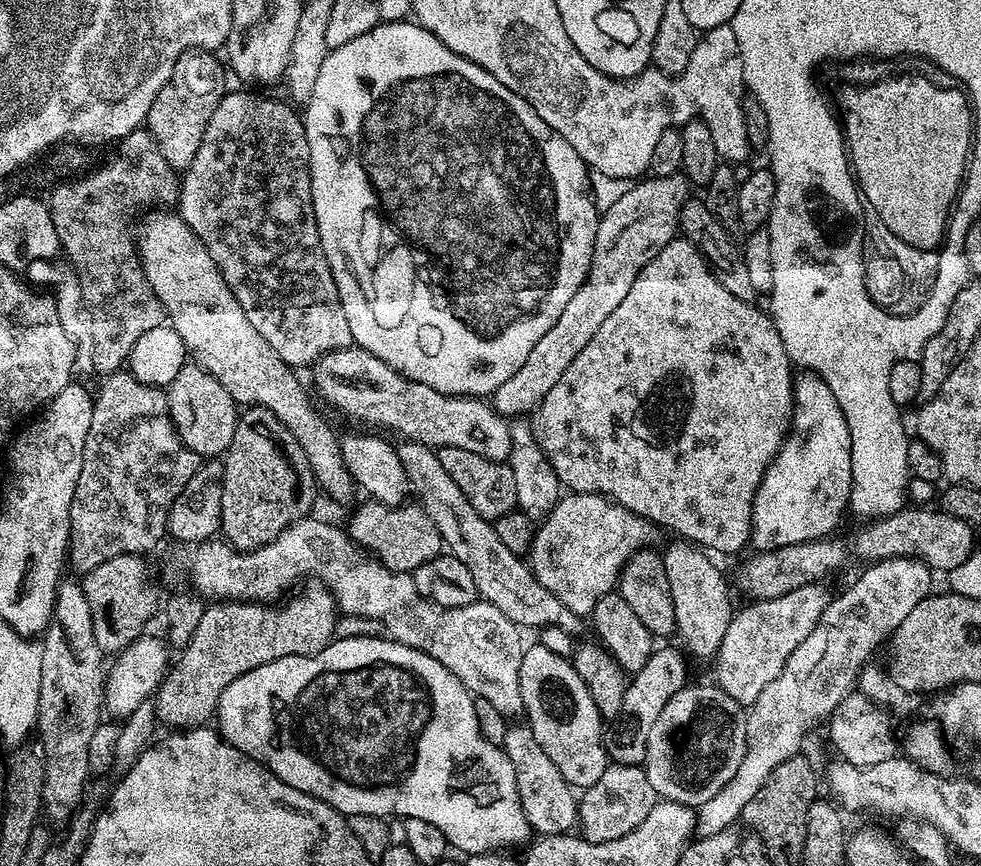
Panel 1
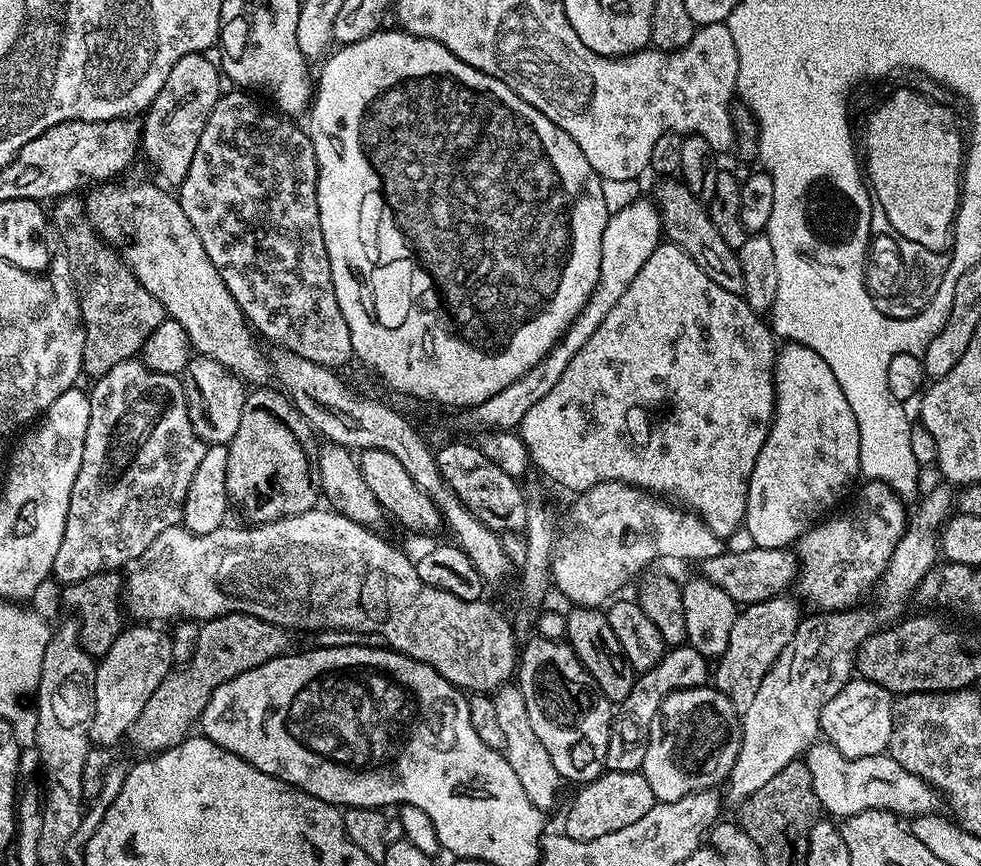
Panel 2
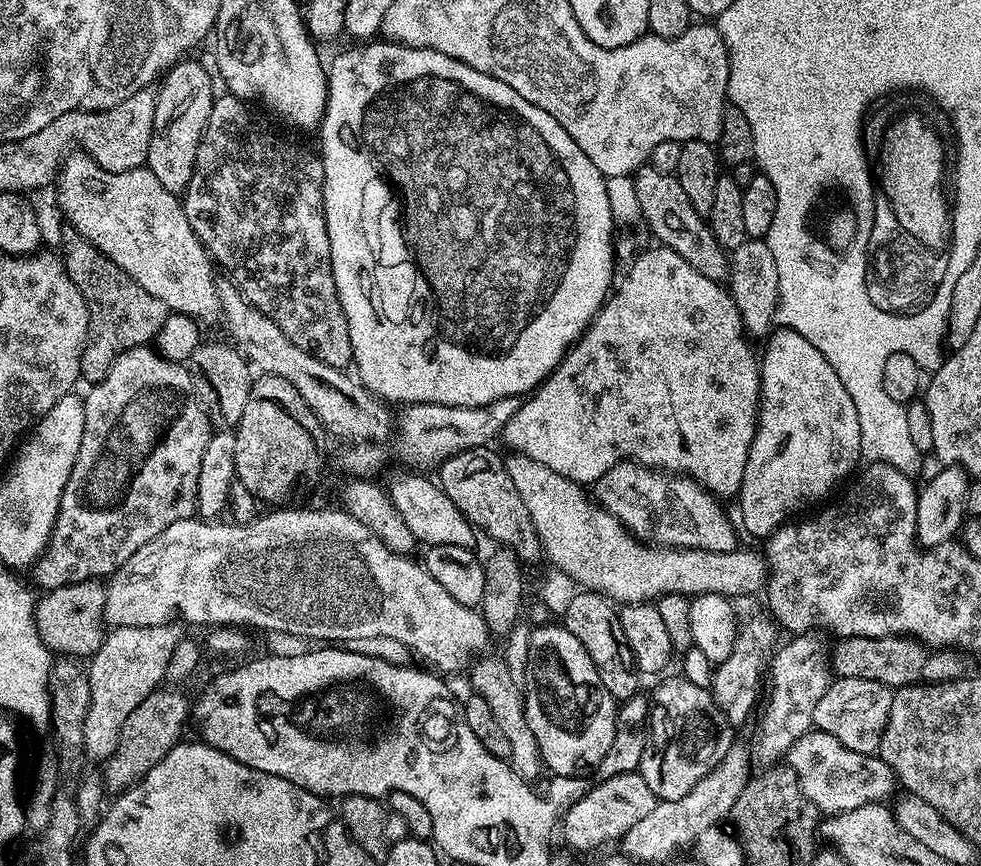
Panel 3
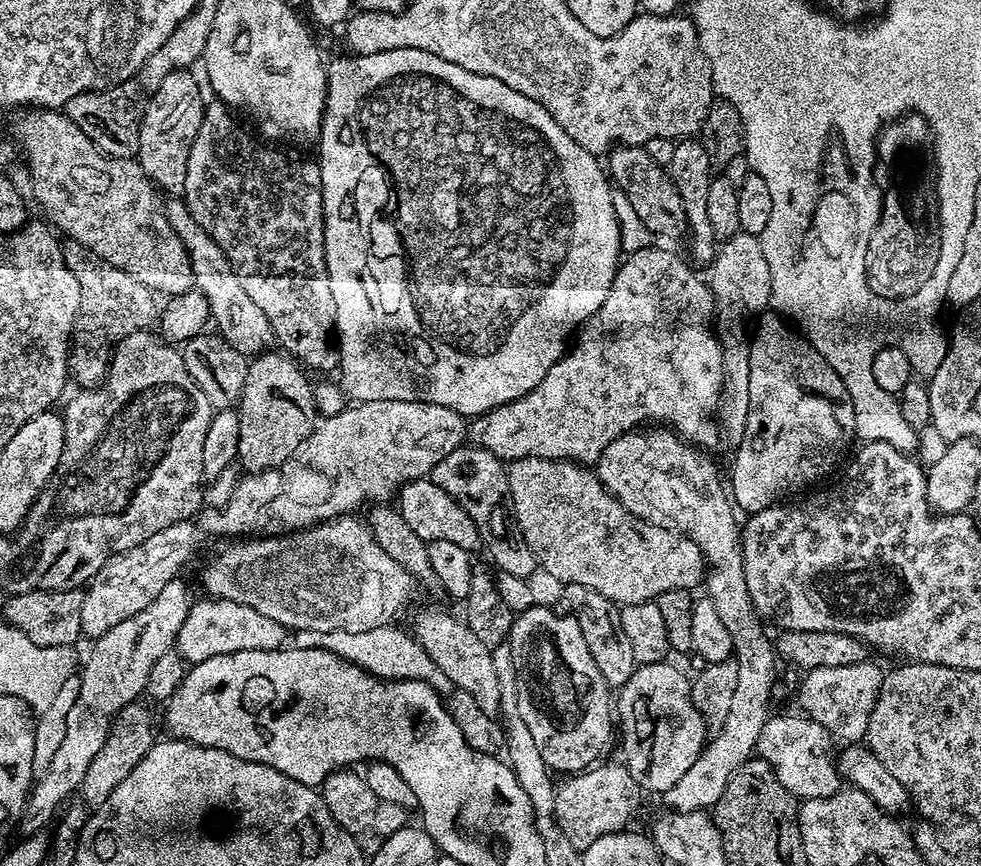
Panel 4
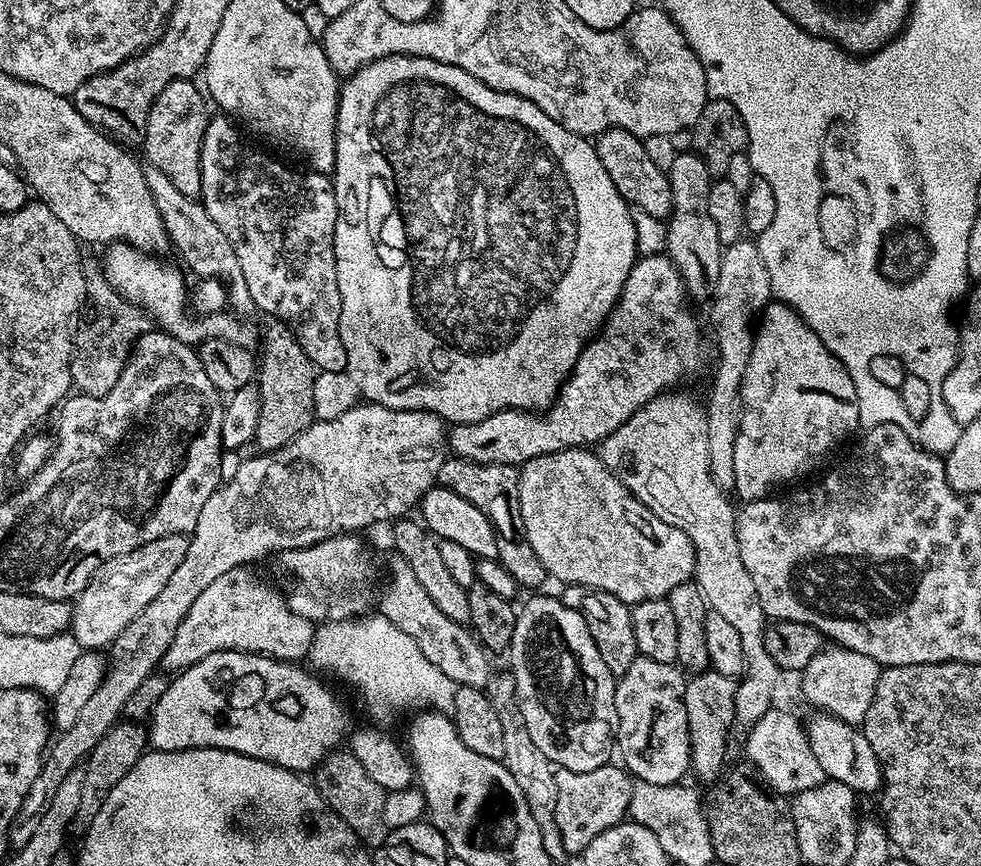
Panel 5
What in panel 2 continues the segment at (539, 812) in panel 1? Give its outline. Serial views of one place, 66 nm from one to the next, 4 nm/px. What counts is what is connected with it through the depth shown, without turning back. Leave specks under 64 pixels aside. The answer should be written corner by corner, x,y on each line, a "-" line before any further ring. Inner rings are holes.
509,682
495,693
494,699
498,710
498,722
506,734
503,754
510,770
518,774
518,782
522,782
522,790
526,790
526,798
530,798
534,806
551,810
556,804
556,795
560,792
562,778
558,770
554,770
554,762
550,762
550,754
546,754
546,746
538,742
538,734
534,734
534,726
530,726
530,714
526,714
526,698
522,698
522,690
515,683

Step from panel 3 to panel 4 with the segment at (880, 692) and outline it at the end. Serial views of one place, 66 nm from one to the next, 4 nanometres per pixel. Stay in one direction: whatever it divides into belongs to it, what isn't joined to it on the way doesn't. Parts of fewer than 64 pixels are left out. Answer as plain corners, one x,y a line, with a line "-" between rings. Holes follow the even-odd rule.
872,662
854,666
828,666
811,668
805,673
800,700
809,719
818,722
835,739
846,740
854,744
868,733
869,716
873,712
880,696
883,673

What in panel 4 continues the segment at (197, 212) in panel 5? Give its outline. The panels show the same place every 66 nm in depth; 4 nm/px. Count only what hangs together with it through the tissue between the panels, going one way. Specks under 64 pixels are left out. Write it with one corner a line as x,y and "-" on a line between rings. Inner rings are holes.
169,199
166,204
166,215
170,226
186,246
192,263
195,287
209,300
214,328
216,324
215,331
244,356
256,358
267,353
277,343
270,326
270,318
266,318
261,308
250,299
250,294
246,294
242,282
238,282
238,274
232,269
232,263
220,249
218,242
210,238
210,234
206,234
206,230
202,230
198,222
194,222
194,214
190,214
183,199

